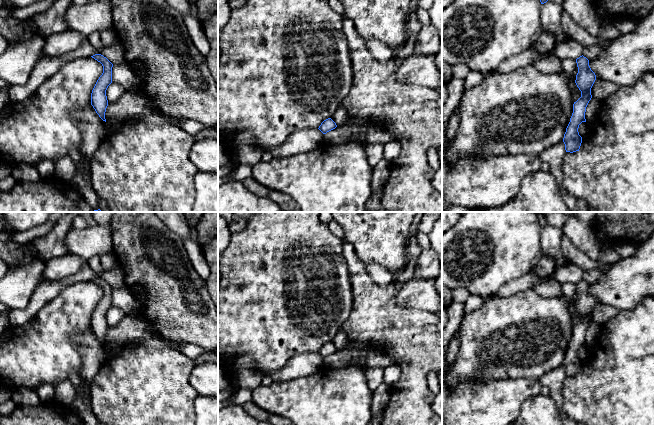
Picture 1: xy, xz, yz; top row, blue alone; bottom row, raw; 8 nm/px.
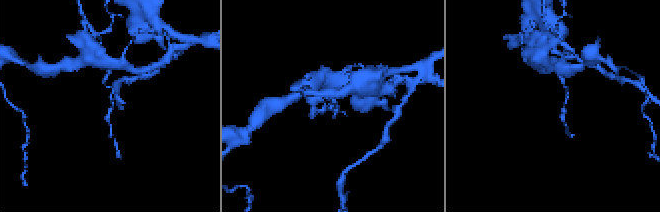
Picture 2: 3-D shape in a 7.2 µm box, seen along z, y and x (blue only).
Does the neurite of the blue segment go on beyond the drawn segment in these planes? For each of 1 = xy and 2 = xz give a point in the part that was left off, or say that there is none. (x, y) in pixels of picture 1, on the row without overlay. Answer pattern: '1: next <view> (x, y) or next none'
1: next none
2: next none

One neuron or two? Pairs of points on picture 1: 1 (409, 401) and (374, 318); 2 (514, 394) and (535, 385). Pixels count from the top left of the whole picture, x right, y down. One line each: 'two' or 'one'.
1: one
2: one

